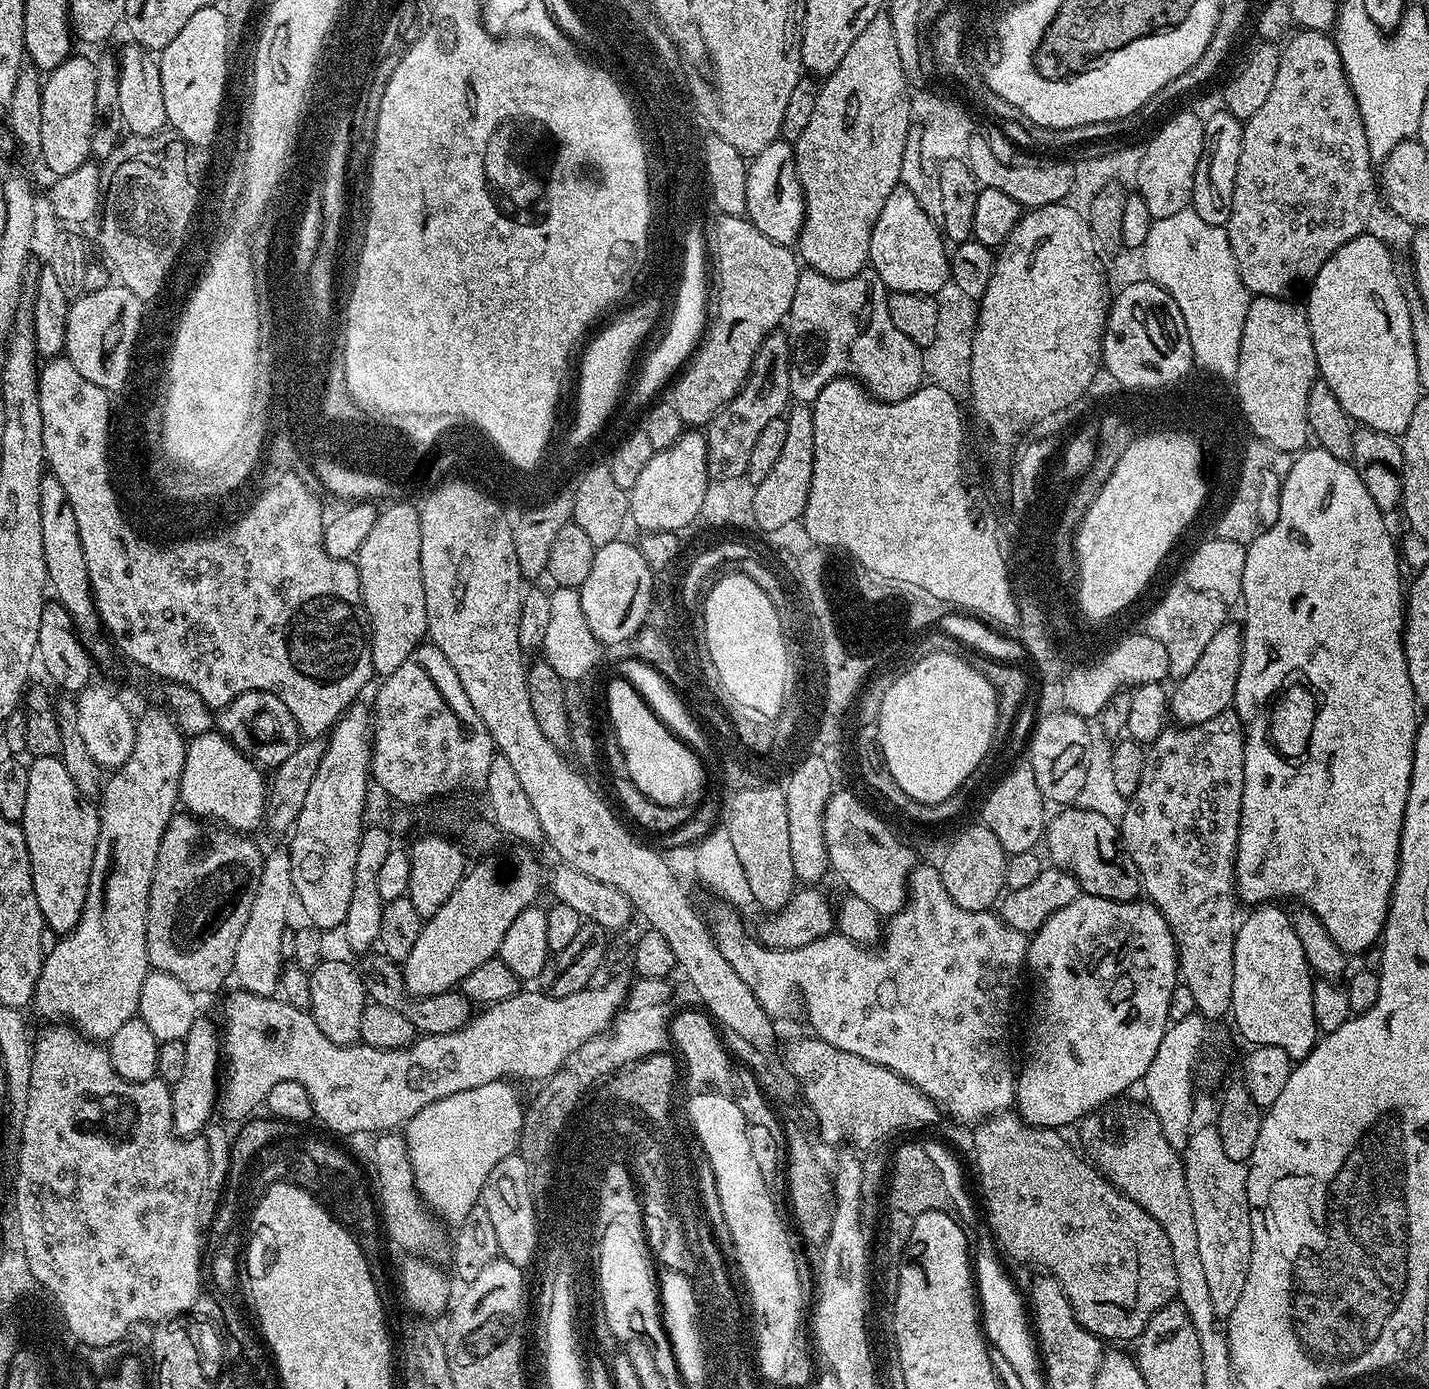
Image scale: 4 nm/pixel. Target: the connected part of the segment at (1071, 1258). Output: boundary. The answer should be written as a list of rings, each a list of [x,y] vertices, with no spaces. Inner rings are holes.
[[[1009,1110],[980,1121],[971,1129],[971,1132],[972,1148],[976,1151],[976,1172],[980,1175],[980,1188],[984,1191],[984,1204],[988,1207],[988,1220],[992,1223],[990,1232],[1002,1249],[1003,1255],[1013,1256],[1020,1264],[1033,1264],[1034,1267],[1040,1268],[1036,1270],[1054,1277],[1062,1286],[1074,1310],[1076,1321],[1086,1330],[1099,1336],[1101,1341],[1129,1340],[1129,1342],[1135,1342],[1139,1340],[1142,1330],[1146,1330],[1152,1315],[1162,1310],[1162,1306],[1171,1304],[1177,1299],[1178,1278],[1174,1274],[1174,1250],[1170,1246],[1170,1238],[1160,1230],[1158,1222],[1153,1220],[1150,1214],[1146,1214],[1146,1210],[1142,1210],[1138,1202],[1134,1202],[1128,1196],[1122,1196],[1120,1191],[1113,1184],[1108,1183],[1087,1159],[1084,1161],[1064,1141],[1063,1131],[1054,1128],[1036,1128],[1033,1124],[1027,1124],[1025,1120],[1020,1119],[1015,1111]]]

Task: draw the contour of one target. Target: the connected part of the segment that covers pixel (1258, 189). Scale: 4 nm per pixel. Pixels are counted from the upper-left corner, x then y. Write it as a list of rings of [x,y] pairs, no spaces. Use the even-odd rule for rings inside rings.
[[[1300,30],[1295,34],[1297,36],[1288,45],[1283,45],[1278,62],[1278,75],[1274,78],[1274,86],[1266,97],[1266,102],[1250,119],[1243,121],[1242,150],[1238,154],[1238,174],[1234,178],[1234,202],[1226,227],[1230,250],[1234,250],[1234,258],[1238,262],[1238,274],[1252,296],[1288,298],[1299,284],[1311,285],[1318,270],[1326,266],[1326,262],[1339,248],[1369,231],[1368,223],[1376,212],[1376,196],[1378,200],[1378,172],[1377,169],[1376,172],[1372,169],[1374,161],[1366,138],[1366,126],[1362,122],[1362,114],[1358,110],[1358,102],[1352,93],[1348,75],[1344,72],[1344,62],[1340,51],[1336,49],[1336,41],[1326,32]]]

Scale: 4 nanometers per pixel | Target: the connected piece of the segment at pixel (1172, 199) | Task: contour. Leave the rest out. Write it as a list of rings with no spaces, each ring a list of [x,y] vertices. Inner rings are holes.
[[[1180,112],[1156,132],[1149,144],[1143,145],[1142,162],[1134,184],[1138,195],[1144,199],[1153,220],[1170,218],[1178,210],[1189,207],[1194,190],[1194,174],[1202,158],[1204,145],[1204,120],[1192,112]]]

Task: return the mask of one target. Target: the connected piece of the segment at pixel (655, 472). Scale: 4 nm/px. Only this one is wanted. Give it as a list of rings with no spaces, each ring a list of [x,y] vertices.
[[[700,430],[685,431],[674,446],[652,455],[638,482],[634,482],[628,497],[631,523],[636,523],[641,533],[679,533],[680,528],[687,524],[695,525],[708,484],[708,442],[705,433]]]

